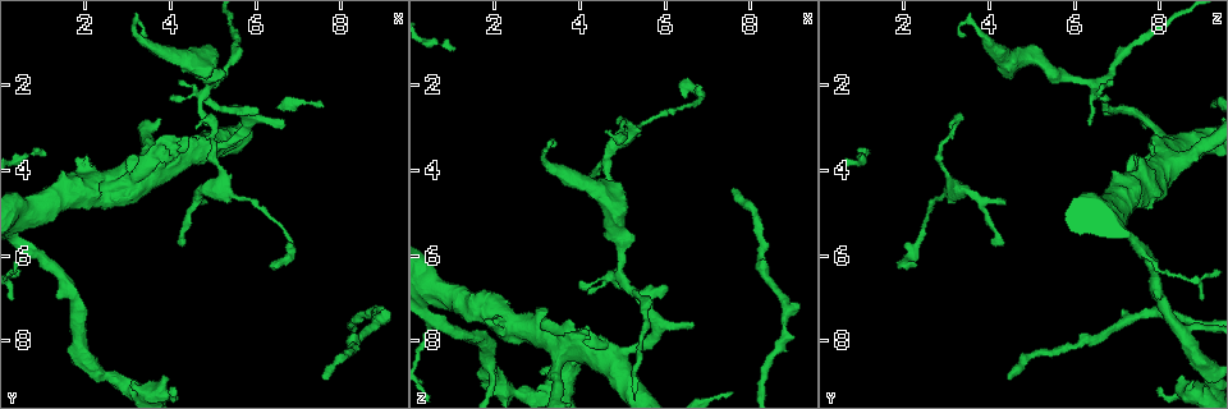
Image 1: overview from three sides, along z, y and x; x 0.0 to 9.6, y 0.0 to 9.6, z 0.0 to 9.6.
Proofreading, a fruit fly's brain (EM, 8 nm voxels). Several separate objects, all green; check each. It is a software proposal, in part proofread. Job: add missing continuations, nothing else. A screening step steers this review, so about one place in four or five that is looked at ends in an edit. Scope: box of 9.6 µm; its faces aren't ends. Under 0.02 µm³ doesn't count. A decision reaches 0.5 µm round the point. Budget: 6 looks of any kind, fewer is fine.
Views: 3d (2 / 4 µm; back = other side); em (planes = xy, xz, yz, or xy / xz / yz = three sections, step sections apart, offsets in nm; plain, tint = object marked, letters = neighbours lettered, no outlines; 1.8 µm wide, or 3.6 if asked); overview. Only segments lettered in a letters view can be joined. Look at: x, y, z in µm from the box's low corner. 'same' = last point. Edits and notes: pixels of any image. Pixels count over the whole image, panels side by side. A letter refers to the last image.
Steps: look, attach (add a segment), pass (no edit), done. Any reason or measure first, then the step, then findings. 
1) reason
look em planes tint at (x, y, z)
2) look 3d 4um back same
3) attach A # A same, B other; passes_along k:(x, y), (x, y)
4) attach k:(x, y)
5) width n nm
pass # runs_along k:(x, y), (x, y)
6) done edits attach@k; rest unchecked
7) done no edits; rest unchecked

branch stops here
look 3d 4um at (7.55, 8.85, 4.45)

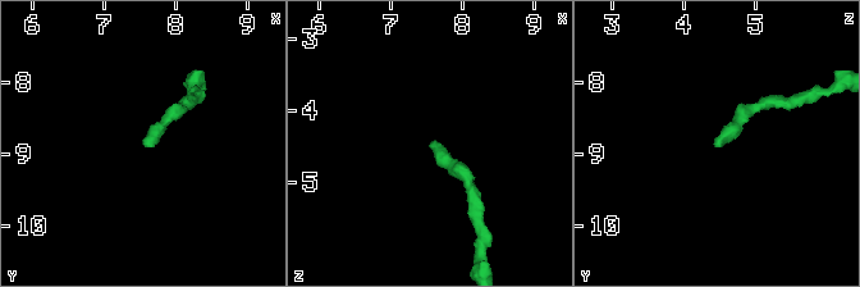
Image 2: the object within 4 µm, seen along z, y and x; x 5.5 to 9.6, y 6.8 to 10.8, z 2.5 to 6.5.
now the EM
look em 3.6um planes tint at (7.60, 8.85, 4.45)

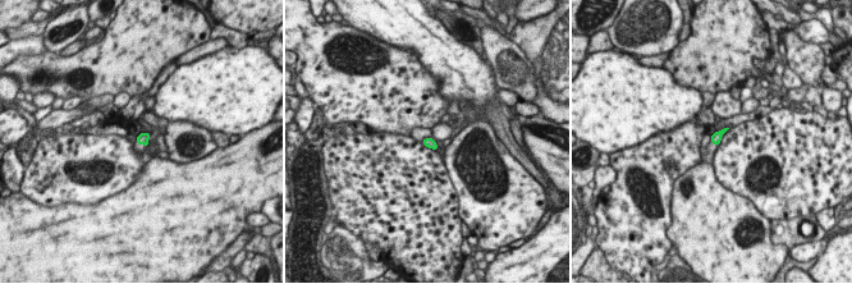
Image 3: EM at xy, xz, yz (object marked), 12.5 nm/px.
look em 3.6um planes letters same

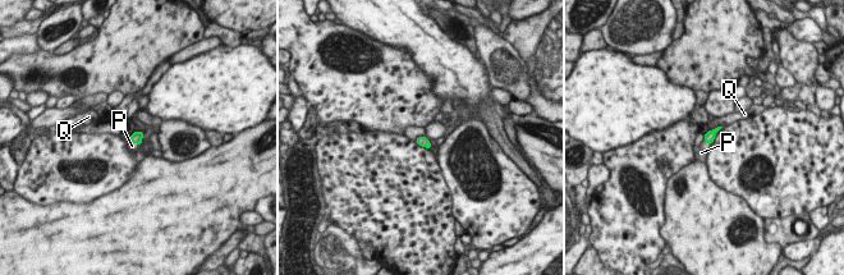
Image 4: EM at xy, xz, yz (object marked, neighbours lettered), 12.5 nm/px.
attach P # P same, Q other; passes_along 4:(136, 137), (134, 142), (132, 146); it goes on there

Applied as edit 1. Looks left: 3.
redraw
look overview

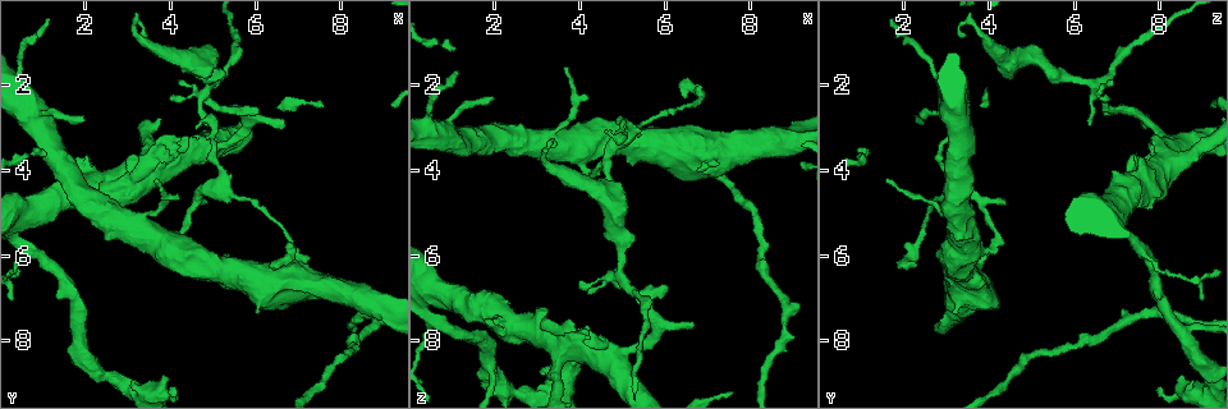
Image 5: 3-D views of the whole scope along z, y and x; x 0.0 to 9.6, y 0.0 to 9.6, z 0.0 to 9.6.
branch stops here
look em planes letters at (6.55, 6.30, 2.30)

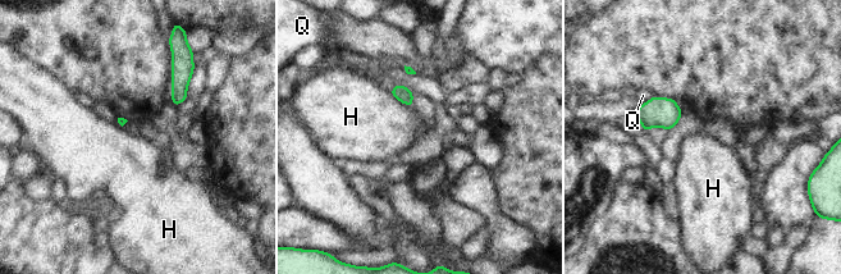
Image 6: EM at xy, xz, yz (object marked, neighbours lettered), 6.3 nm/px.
pass # H other, Q other; border 6:(389, 91), (394, 97), (412, 108); none of them fits

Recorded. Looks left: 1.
thin end
look em planes letters at (4.85, 4.70, 4.30)

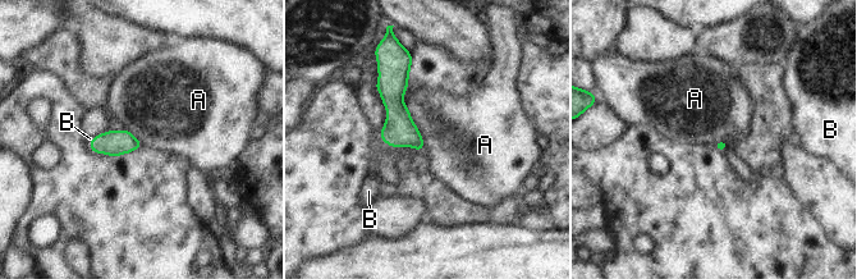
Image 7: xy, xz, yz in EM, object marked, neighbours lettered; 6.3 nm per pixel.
attach B # A other, B same; the neuron continues

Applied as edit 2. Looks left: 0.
done edits attach@4, attach@7; rest unchecked

